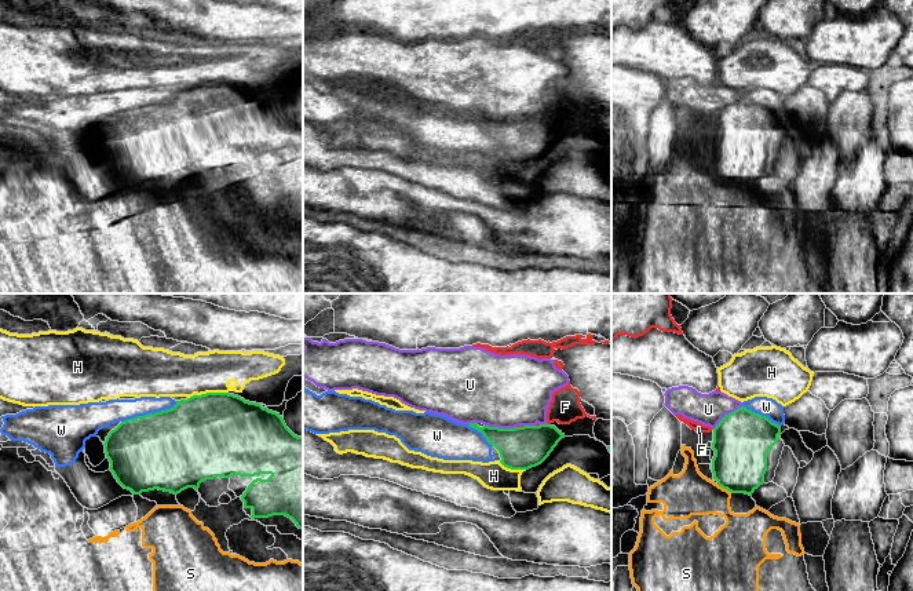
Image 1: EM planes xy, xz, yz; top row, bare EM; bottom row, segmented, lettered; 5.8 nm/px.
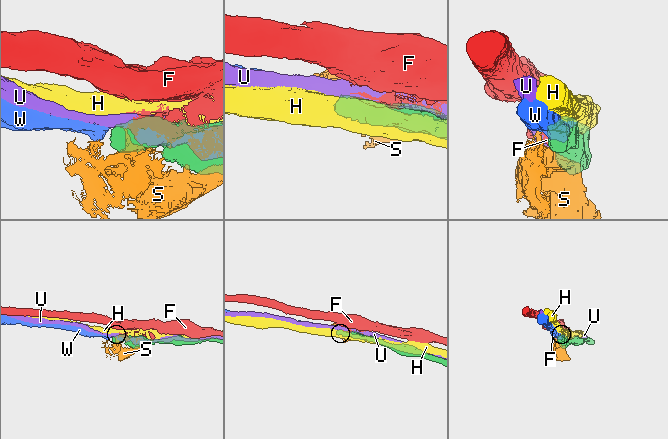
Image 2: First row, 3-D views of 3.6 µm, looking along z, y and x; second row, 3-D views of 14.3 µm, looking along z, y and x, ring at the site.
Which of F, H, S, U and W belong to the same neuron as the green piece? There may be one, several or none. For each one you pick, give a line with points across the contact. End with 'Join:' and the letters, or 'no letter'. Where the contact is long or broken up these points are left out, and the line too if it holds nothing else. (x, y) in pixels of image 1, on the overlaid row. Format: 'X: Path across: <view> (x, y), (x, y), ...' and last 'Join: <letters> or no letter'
Join: W

